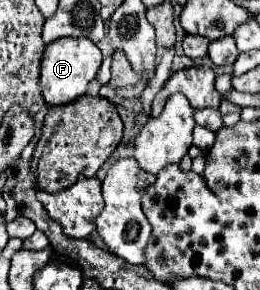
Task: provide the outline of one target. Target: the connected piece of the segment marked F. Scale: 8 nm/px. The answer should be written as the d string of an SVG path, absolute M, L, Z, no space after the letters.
M60 37L46 45L40 63L42 97L50 105L68 105L88 91L88 83L96 77L102 63L100 49L86 37Z

